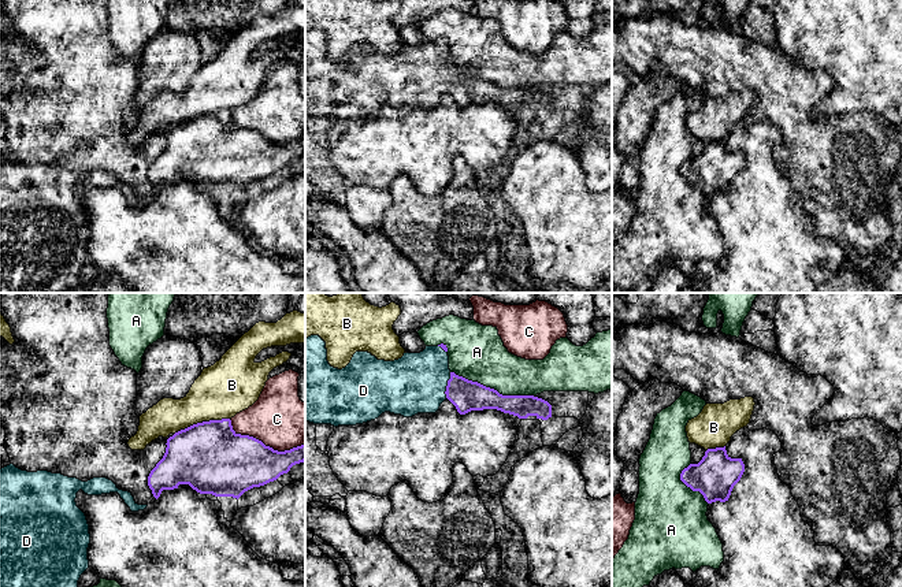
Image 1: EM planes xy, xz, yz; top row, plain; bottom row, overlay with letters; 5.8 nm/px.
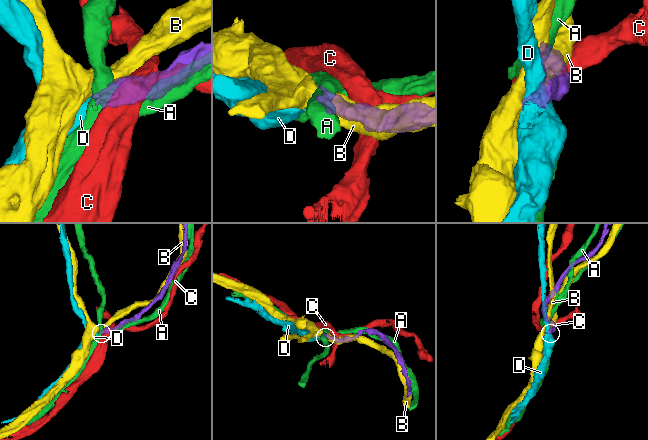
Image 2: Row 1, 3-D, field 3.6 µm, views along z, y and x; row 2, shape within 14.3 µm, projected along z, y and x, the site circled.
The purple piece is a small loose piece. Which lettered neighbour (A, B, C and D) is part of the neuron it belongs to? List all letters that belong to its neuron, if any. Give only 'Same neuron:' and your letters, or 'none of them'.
Same neuron: D

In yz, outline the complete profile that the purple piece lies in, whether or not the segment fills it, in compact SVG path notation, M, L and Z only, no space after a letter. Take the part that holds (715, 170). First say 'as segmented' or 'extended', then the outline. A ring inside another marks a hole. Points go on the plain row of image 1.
as segmented | M724 140L708 142L698 157L682 164L680 174L693 185L699 185L708 197L725 196L743 166L742 152L731 152Z

